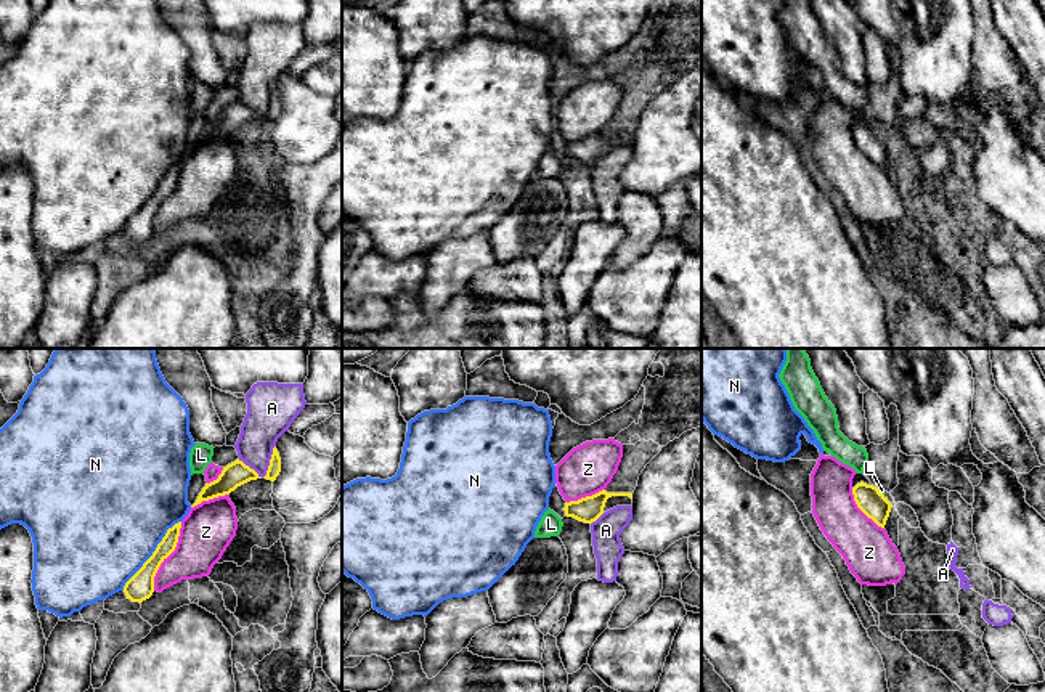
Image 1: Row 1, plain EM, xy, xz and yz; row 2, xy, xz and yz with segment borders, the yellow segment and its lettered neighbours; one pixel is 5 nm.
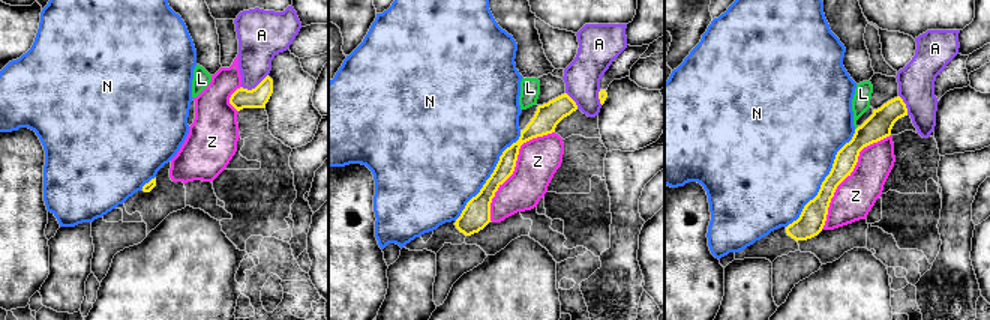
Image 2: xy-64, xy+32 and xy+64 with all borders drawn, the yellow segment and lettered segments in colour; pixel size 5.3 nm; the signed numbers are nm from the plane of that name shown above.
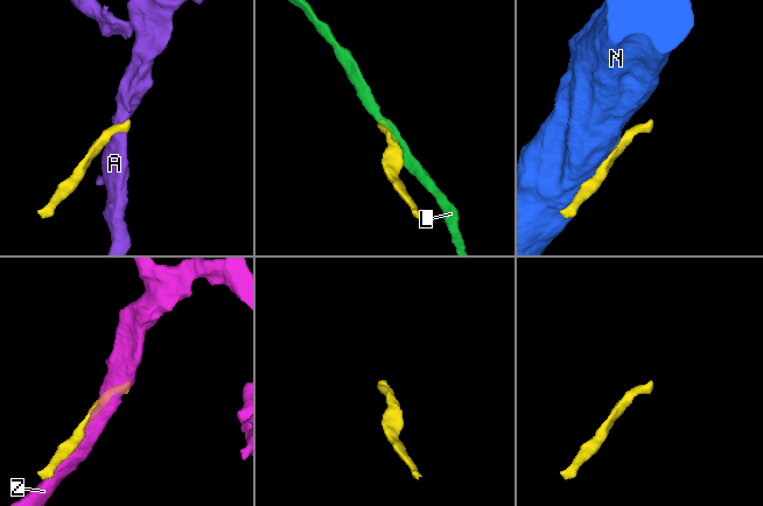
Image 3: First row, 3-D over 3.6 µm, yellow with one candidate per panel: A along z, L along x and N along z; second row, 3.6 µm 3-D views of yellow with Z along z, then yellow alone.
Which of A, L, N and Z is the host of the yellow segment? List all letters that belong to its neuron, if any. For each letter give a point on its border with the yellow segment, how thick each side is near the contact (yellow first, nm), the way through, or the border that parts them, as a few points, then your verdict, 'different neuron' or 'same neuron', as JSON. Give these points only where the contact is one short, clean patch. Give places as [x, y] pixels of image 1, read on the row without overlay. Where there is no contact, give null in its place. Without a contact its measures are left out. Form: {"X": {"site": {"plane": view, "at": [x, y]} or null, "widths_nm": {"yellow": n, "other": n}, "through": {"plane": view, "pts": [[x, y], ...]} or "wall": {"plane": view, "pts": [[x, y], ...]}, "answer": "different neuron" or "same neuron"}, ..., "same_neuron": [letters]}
{"A": {"site": {"plane": "xy", "at": [267, 114]}, "widths_nm": {"yellow": 70, "other": 200}, "wall": {"plane": "xy", "pts": [[275, 85], [268, 109], [262, 118], [238, 100]]}, "answer": "different neuron"}, "L": {"site": {"plane": "yz", "at": [878, 132]}, "widths_nm": {"yellow": 140, "other": 20}, "wall": {"plane": "yz", "pts": [[877, 129], [883, 135]]}, "answer": "different neuron"}, "N": {"site": {"plane": "xy", "at": [153, 193]}, "widths_nm": {"yellow": 140, "other": 500}, "answer": "different neuron"}, "Z": {"site": {"plane": "xy", "at": [169, 195]}, "widths_nm": {"yellow": 140, "other": 260}, "answer": "same neuron"}, "same_neuron": ["Z"]}

